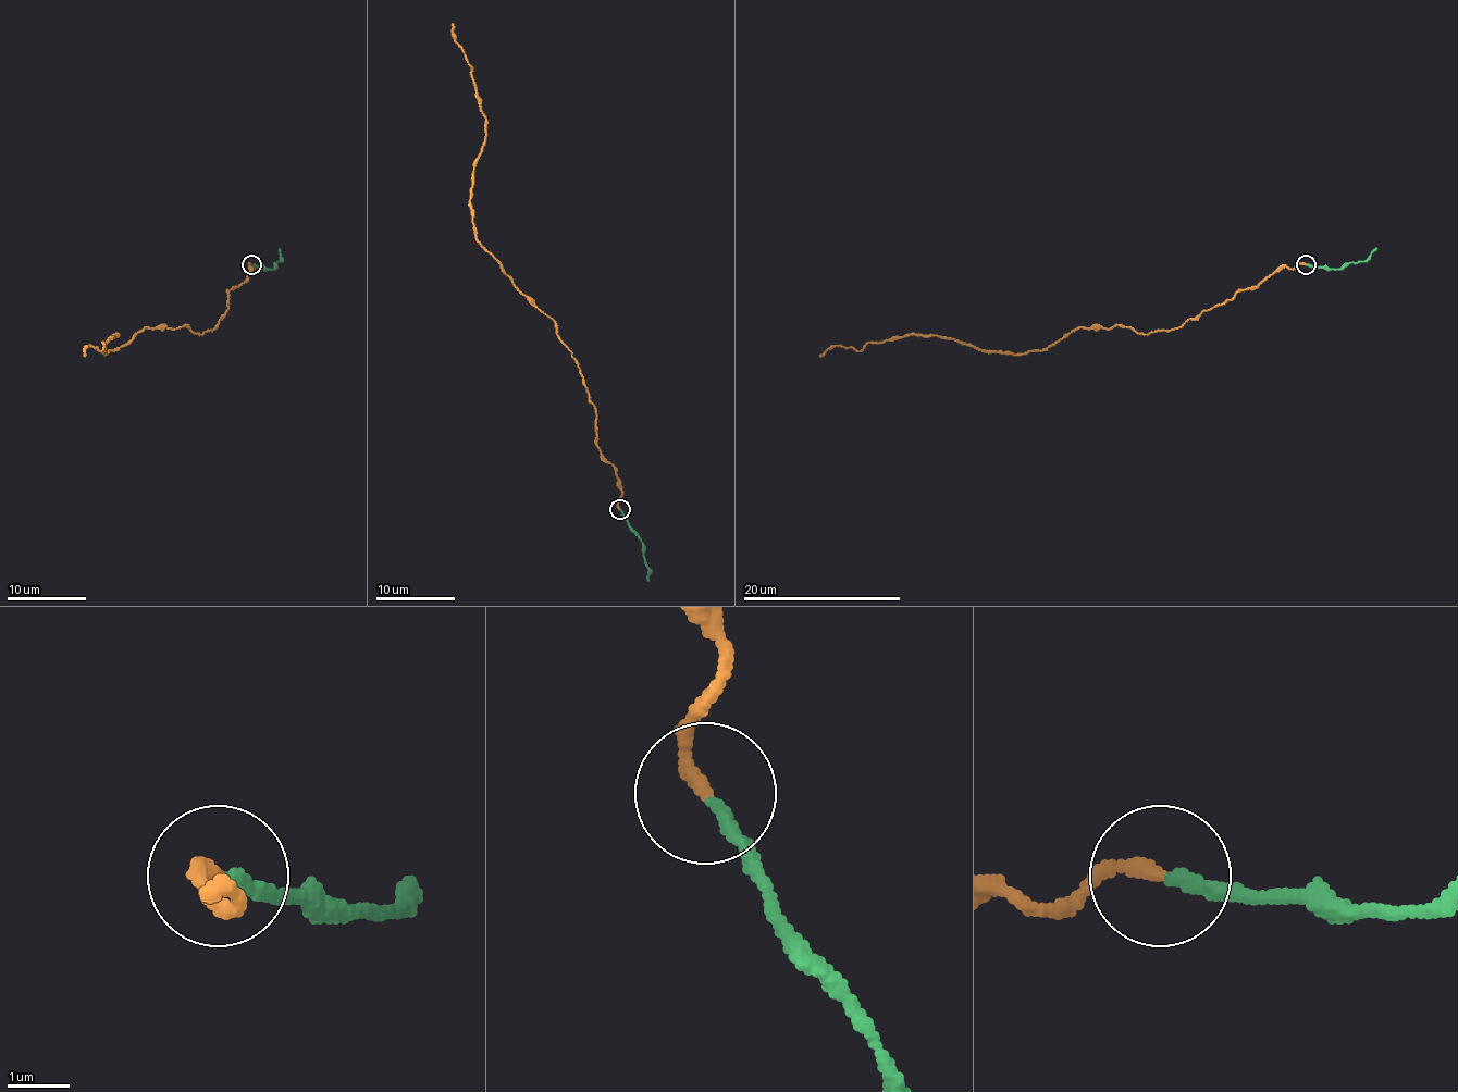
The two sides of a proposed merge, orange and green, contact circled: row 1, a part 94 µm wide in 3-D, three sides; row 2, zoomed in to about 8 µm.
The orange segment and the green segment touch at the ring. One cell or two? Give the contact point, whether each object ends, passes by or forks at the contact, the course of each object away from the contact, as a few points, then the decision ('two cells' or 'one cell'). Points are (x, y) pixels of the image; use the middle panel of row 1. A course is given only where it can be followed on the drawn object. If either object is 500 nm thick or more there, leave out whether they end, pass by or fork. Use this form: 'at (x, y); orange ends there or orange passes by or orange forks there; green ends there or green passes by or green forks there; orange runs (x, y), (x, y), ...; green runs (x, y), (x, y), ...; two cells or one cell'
at (619, 509); orange ends there; green ends there; orange runs (619, 509), (621, 483), (597, 446), (580, 367), (473, 228), (469, 187), (485, 114), (452, 24); green runs (621, 511), (629, 529), (641, 541), (645, 566), (649, 570), (646, 580); one cell

